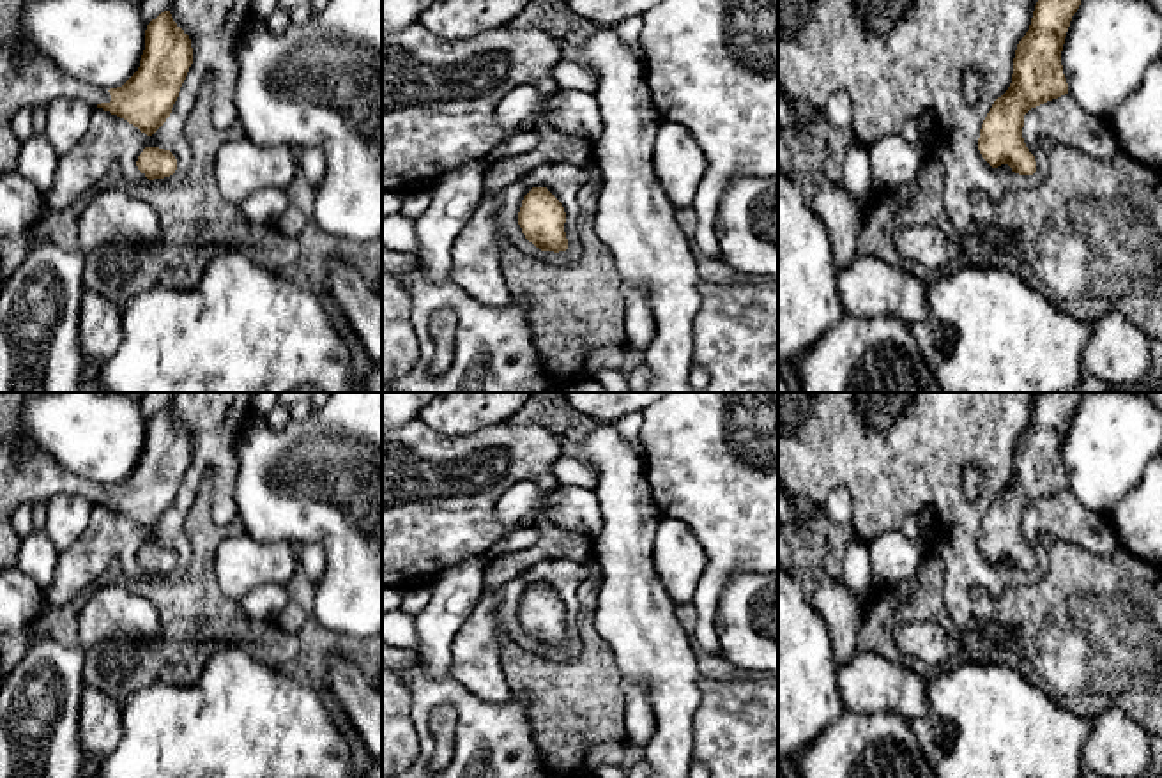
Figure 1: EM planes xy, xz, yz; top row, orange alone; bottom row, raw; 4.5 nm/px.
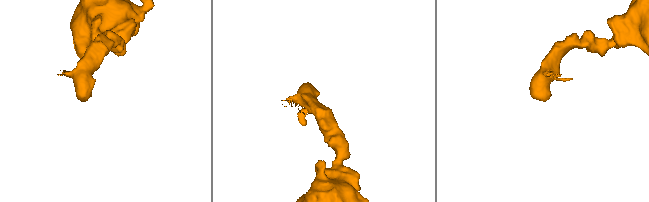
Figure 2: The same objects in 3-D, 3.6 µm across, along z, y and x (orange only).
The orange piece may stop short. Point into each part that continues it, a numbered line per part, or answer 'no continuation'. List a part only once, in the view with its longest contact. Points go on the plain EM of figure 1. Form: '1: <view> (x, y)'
1: xy (38, 478)

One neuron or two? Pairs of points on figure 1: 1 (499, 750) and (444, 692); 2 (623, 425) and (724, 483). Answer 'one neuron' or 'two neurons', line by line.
1: one neuron
2: two neurons

